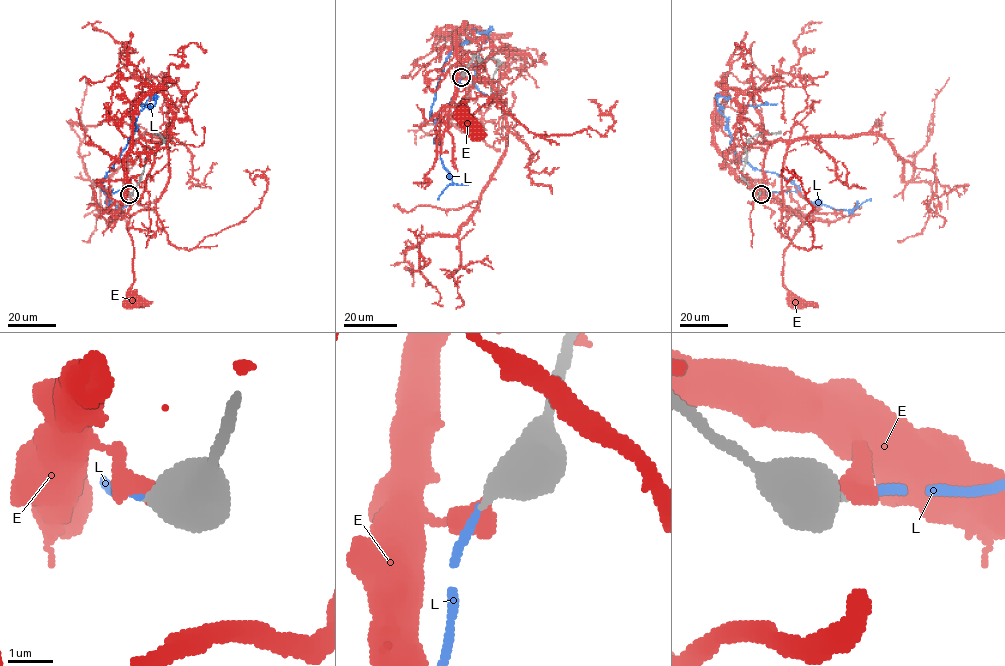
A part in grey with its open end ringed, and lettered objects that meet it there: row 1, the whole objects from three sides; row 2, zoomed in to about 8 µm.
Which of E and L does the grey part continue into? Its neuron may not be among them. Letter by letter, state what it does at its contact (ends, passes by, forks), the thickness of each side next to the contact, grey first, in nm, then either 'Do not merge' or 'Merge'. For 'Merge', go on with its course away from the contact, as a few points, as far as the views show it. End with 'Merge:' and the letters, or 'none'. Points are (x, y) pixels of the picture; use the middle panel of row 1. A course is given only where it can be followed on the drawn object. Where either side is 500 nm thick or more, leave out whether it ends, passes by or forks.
E: Thickness 650 nm (grey) against 500 nm. Do not merge
L: Thickness 550 nm (grey) against 160 nm. Merge. Its course: (461, 76), (434, 119), (431, 107), (448, 53), (474, 29), (490, 28), (475, 66), (474, 85), (486, 94)
Merge: L

